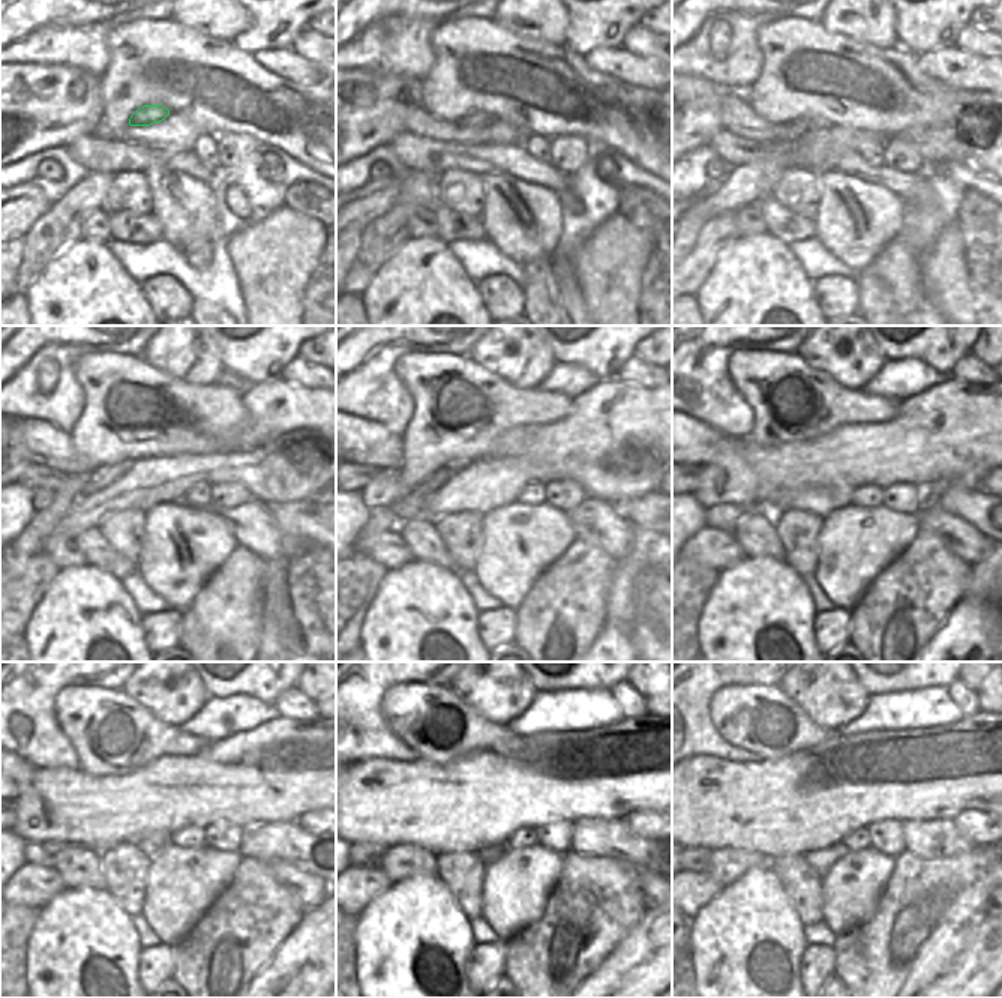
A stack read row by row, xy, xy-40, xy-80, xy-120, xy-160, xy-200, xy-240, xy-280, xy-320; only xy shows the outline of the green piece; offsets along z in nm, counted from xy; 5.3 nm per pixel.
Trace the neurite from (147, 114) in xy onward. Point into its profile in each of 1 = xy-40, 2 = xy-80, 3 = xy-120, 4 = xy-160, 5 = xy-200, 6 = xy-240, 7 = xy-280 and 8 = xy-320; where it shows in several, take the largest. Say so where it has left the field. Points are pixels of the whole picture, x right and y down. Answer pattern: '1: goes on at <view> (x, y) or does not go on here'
1: goes on at xy-40 (474, 117)
2: goes on at xy-80 (798, 128)
3: goes on at xy-120 (104, 476)
4: goes on at xy-160 (407, 508)
5: goes on at xy-200 (723, 517)
6: goes on at xy-240 (44, 854)
7: goes on at xy-280 (366, 854)
8: goes on at xy-320 (702, 854)

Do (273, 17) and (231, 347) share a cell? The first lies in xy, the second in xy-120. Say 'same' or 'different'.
same

